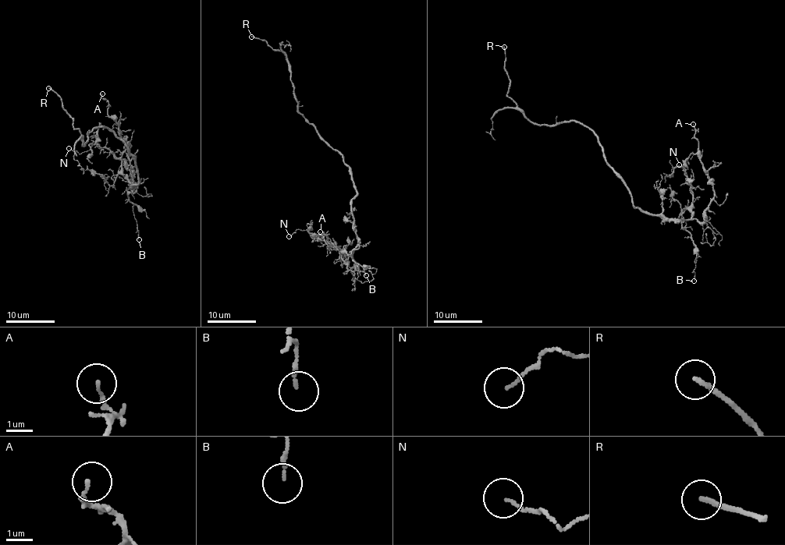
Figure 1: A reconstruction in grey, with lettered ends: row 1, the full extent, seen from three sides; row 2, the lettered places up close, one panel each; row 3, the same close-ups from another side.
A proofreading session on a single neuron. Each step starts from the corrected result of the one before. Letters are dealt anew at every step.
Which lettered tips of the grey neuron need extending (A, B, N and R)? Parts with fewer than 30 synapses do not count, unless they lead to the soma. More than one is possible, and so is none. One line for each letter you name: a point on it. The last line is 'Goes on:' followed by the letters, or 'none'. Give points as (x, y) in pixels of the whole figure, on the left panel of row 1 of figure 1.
R: place (48, 88)
Goes on: R

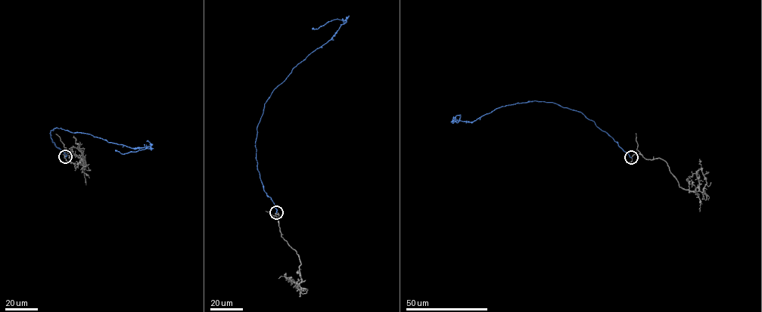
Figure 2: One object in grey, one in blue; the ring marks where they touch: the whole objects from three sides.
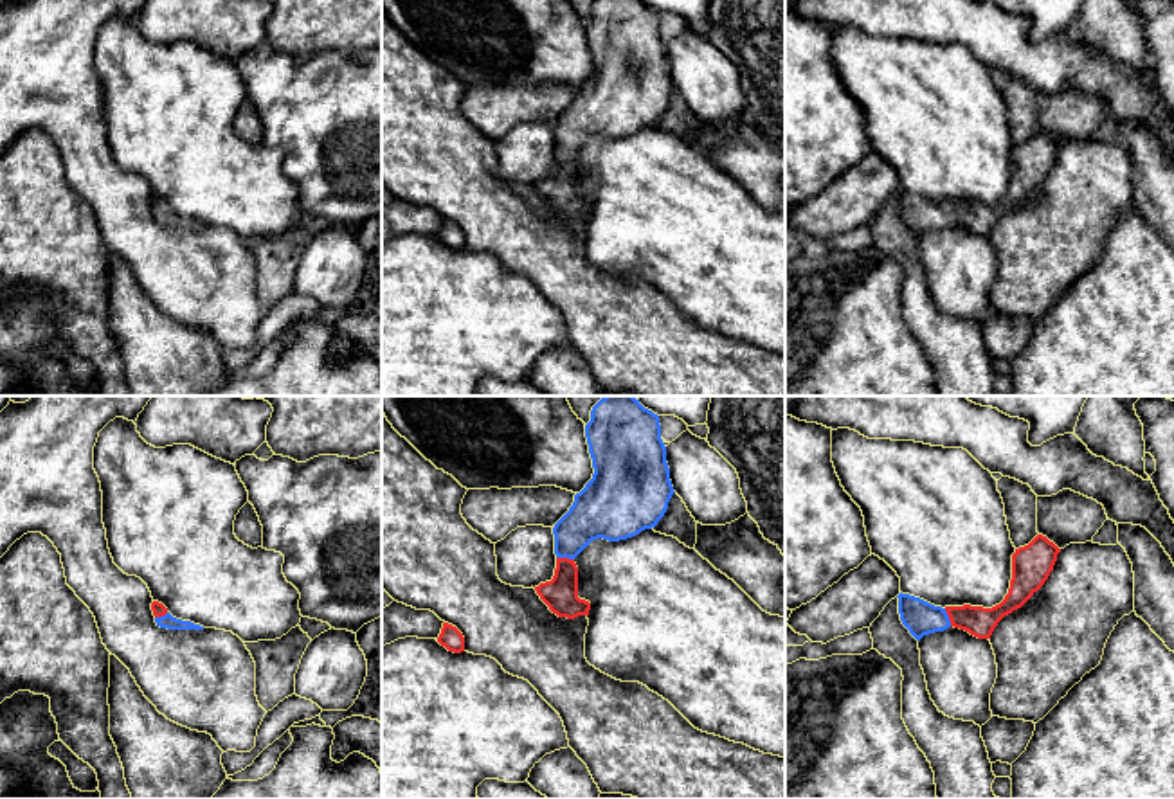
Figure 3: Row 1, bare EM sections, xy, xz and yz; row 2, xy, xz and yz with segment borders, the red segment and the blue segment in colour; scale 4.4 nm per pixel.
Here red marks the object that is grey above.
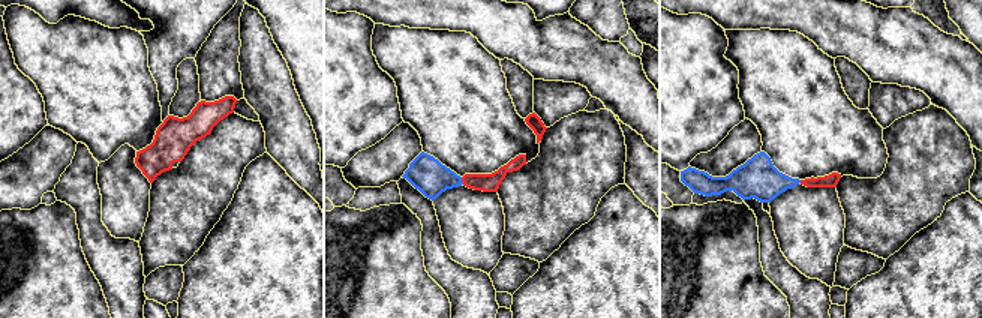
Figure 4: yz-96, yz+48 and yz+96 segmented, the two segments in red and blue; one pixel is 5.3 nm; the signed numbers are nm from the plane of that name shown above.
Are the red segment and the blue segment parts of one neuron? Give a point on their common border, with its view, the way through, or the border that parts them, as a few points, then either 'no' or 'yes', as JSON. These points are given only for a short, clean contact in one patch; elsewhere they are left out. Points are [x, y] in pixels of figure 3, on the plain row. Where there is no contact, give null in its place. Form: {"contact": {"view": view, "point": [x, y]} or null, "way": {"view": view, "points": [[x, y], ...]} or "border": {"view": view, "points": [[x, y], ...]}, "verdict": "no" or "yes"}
{"contact": {"view": "xz", "point": [566, 155]}, "way": {"view": "xz", "points": [[560, 191], [566, 177], [566, 155], [569, 135], [596, 108]]}, "verdict": "yes"}

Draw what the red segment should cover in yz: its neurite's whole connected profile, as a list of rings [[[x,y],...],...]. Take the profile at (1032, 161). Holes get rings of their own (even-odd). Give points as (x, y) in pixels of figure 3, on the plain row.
[[[1043,131],[1016,146],[1008,191],[992,205],[971,202],[942,205],[900,189],[897,193],[900,218],[917,238],[949,223],[965,227],[978,236],[990,236],[998,220],[1021,205],[1044,182],[1059,149],[1061,146]]]

